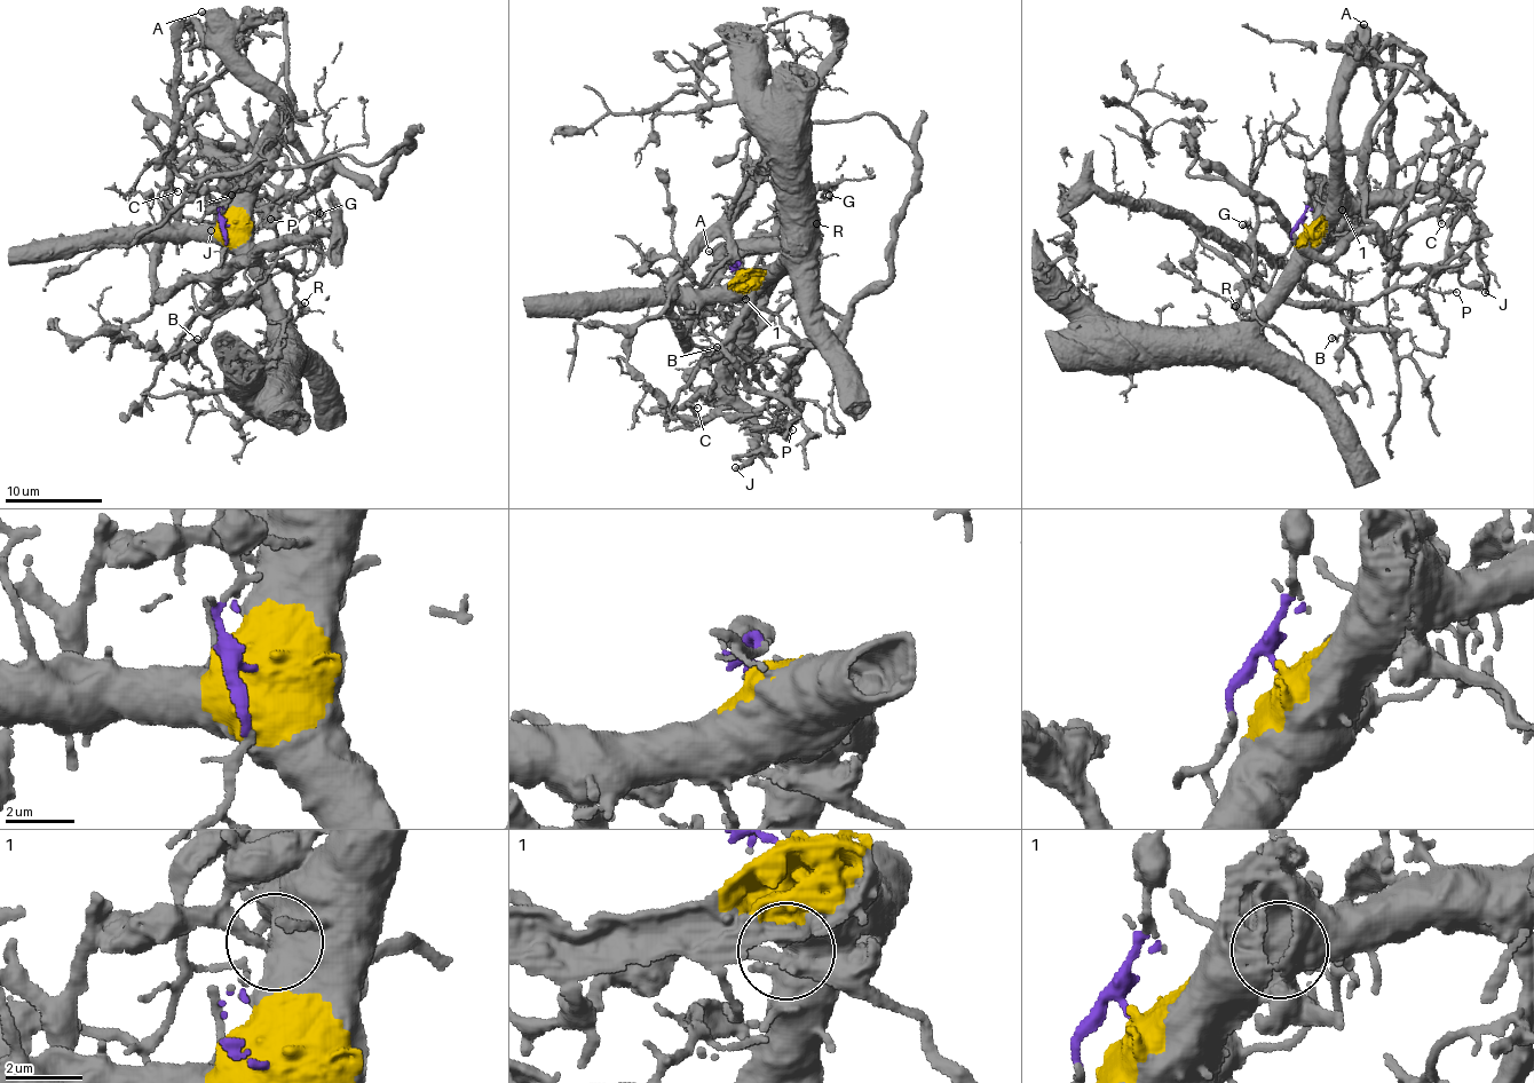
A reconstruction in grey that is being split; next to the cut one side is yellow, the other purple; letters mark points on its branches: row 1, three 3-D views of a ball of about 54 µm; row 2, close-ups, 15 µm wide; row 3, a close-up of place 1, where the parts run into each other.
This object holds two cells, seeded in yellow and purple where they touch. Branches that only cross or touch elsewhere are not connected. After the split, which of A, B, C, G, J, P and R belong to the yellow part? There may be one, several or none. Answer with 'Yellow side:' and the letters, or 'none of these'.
Yellow side: A, C, J

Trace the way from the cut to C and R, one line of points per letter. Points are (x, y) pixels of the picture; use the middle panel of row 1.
C: (743, 270), (742, 350), (725, 364), (725, 392), (713, 413), (702, 417), (693, 406), (697, 406)
R: (741, 270), (738, 263), (706, 267), (729, 255), (729, 219), (767, 173), (784, 188), (812, 243), (816, 224)

